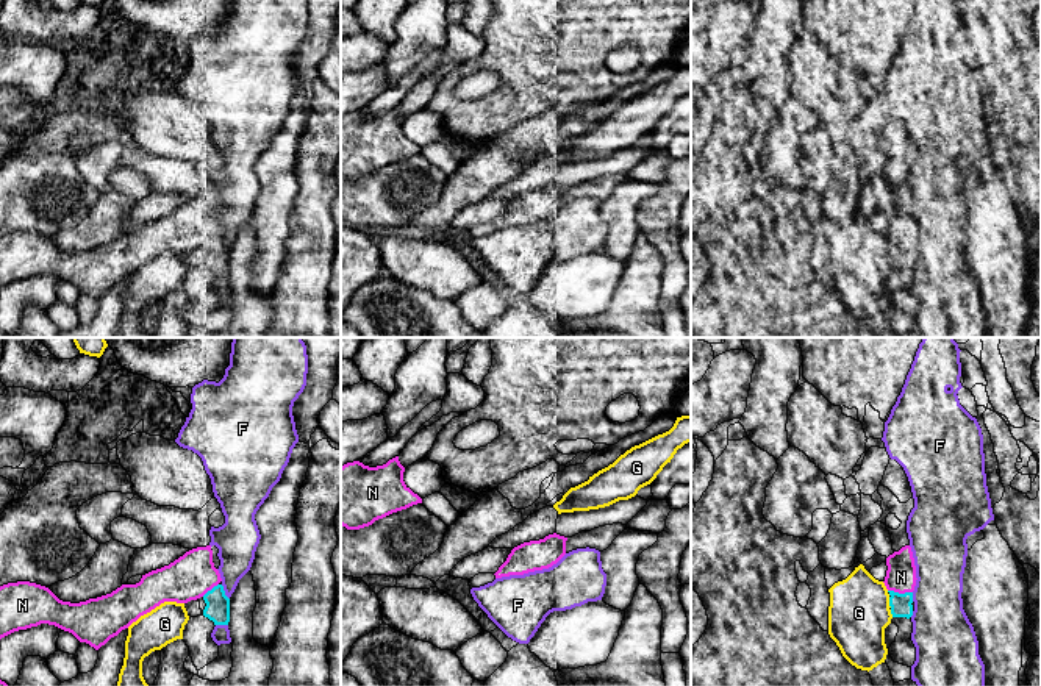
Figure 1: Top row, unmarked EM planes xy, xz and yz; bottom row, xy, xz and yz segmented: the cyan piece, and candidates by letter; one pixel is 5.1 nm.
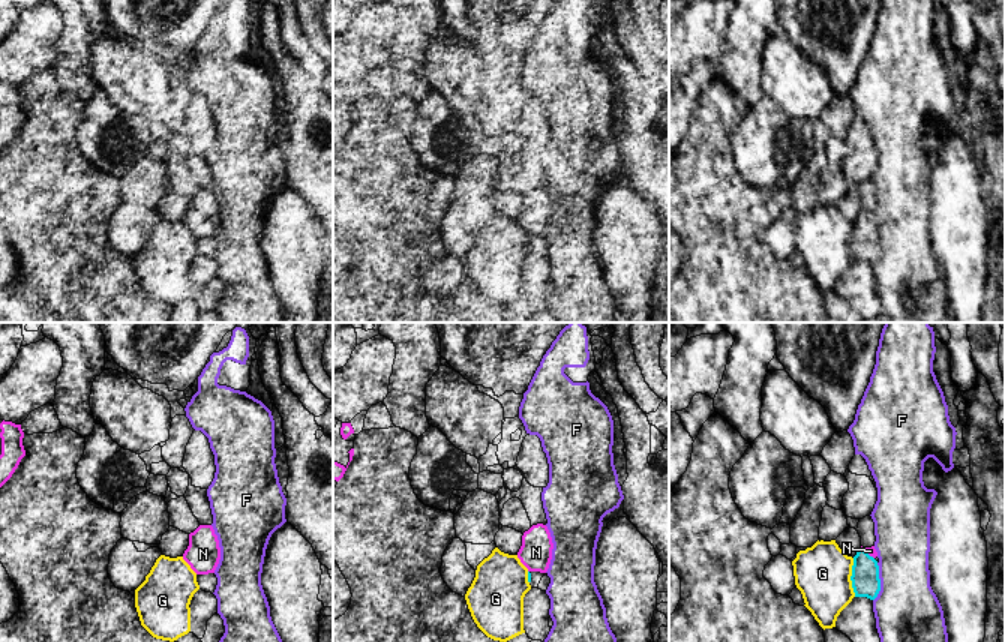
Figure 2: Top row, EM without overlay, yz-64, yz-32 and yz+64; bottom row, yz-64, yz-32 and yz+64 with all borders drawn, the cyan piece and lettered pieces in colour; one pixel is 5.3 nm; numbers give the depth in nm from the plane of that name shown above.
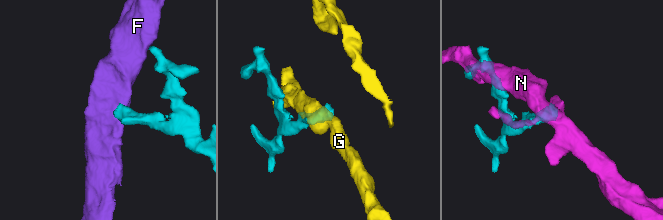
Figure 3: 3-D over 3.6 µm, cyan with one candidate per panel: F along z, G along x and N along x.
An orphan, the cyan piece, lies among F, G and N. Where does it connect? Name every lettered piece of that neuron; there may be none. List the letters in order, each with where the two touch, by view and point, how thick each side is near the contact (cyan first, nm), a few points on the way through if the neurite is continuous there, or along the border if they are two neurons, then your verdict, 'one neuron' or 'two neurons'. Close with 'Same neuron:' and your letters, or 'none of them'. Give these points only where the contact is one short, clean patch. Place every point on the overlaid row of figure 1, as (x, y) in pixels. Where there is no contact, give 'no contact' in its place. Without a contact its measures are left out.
F: contact xy (224, 593); calibres 130 and 190 nm; two neurons
G: contact yz (890, 602); calibres 110 and 320 nm; two neurons
N: contact yz (901, 594); calibres 110 and 160 nm; one neuron
Same neuron: N

